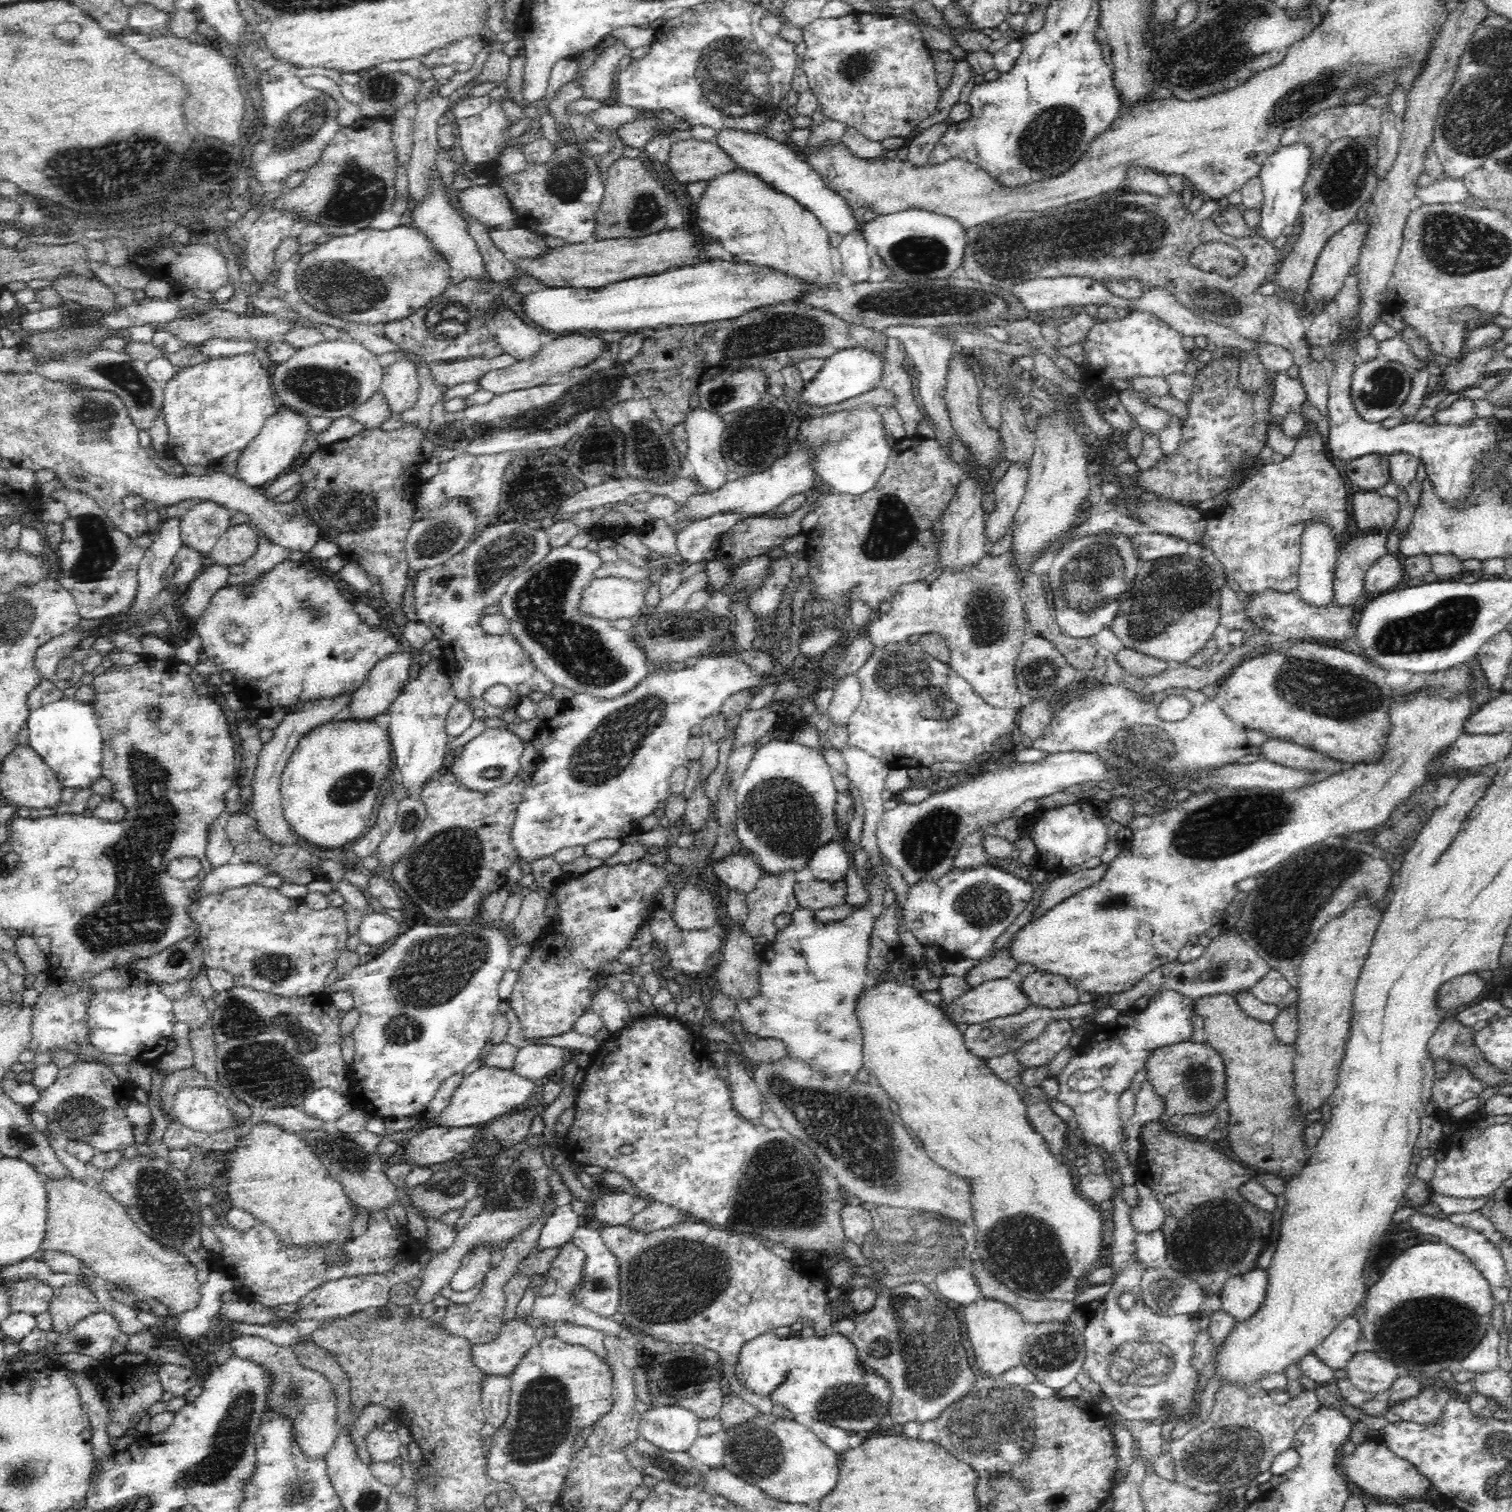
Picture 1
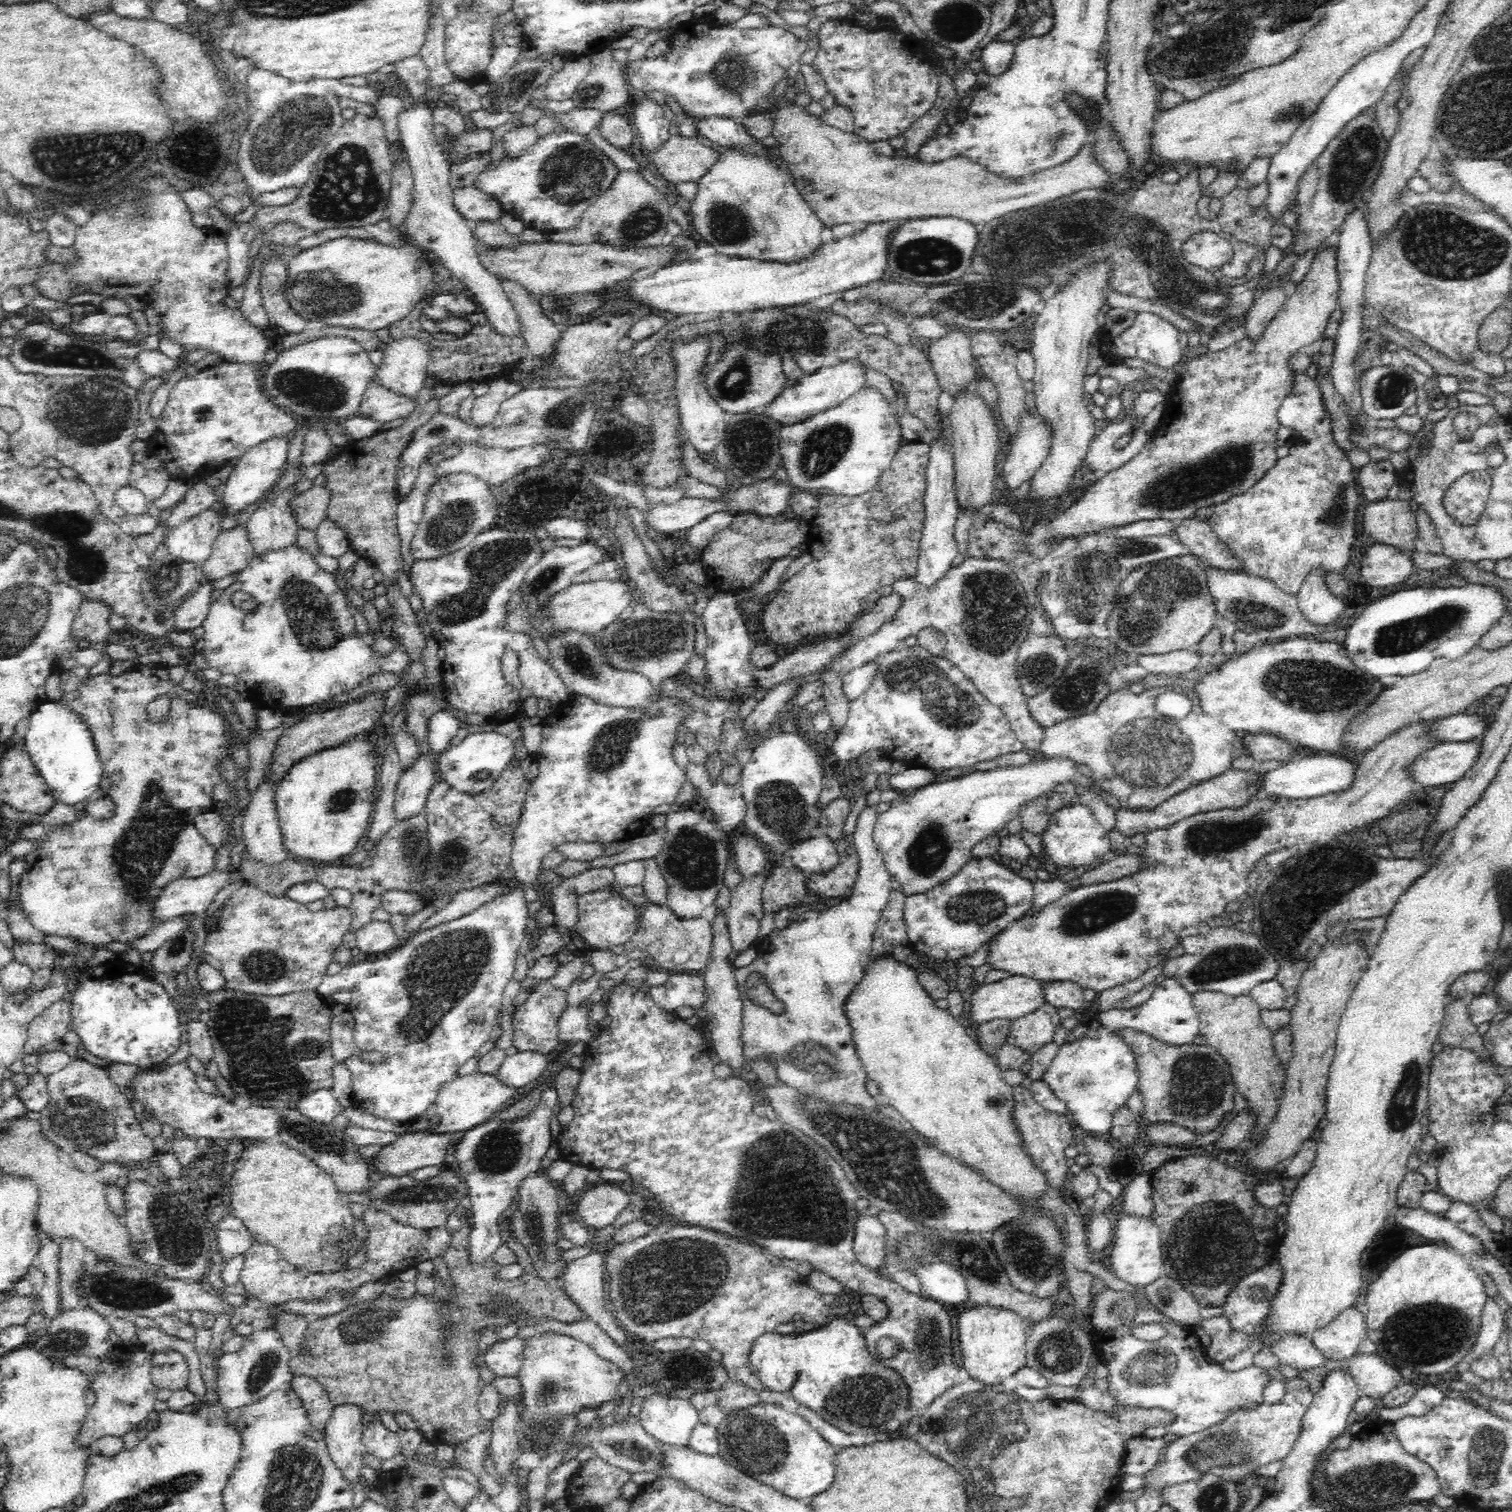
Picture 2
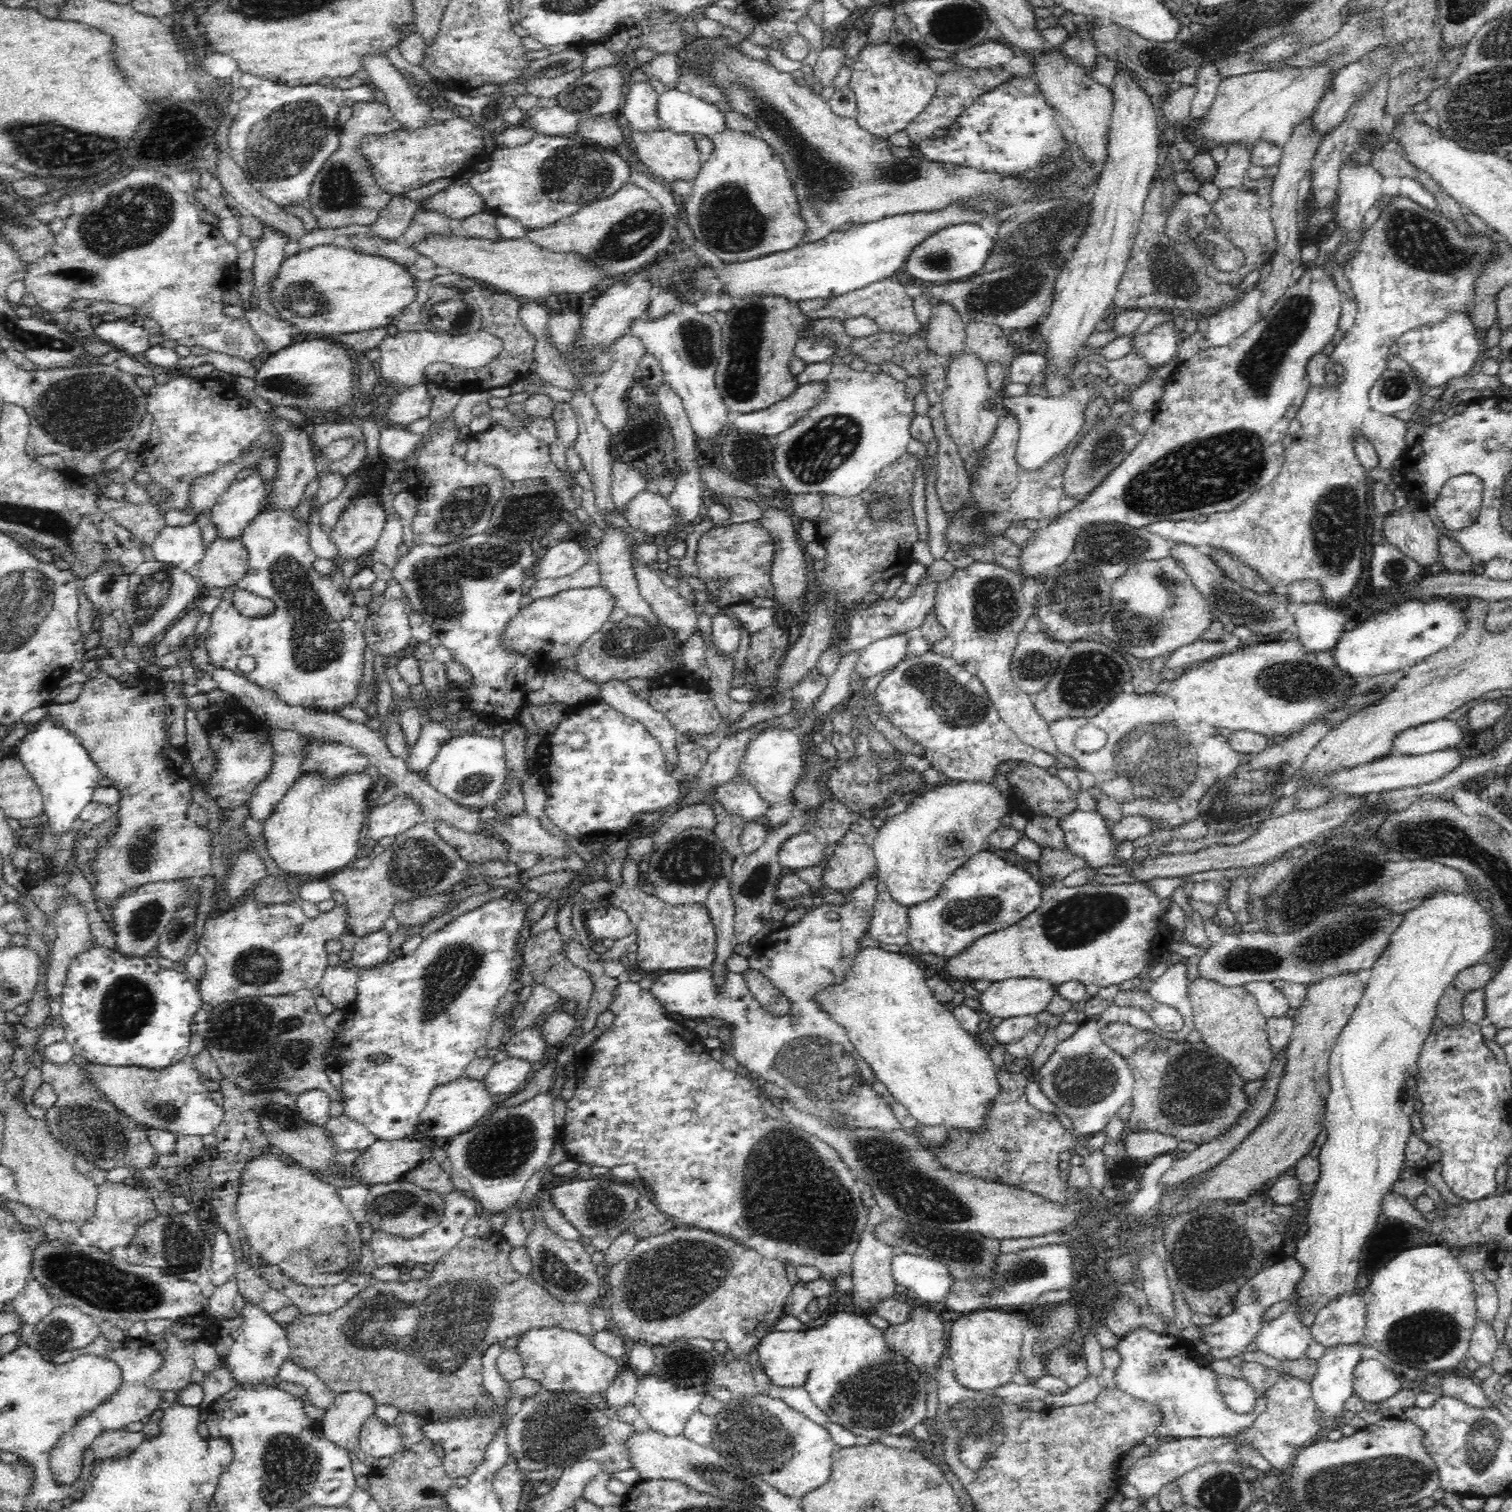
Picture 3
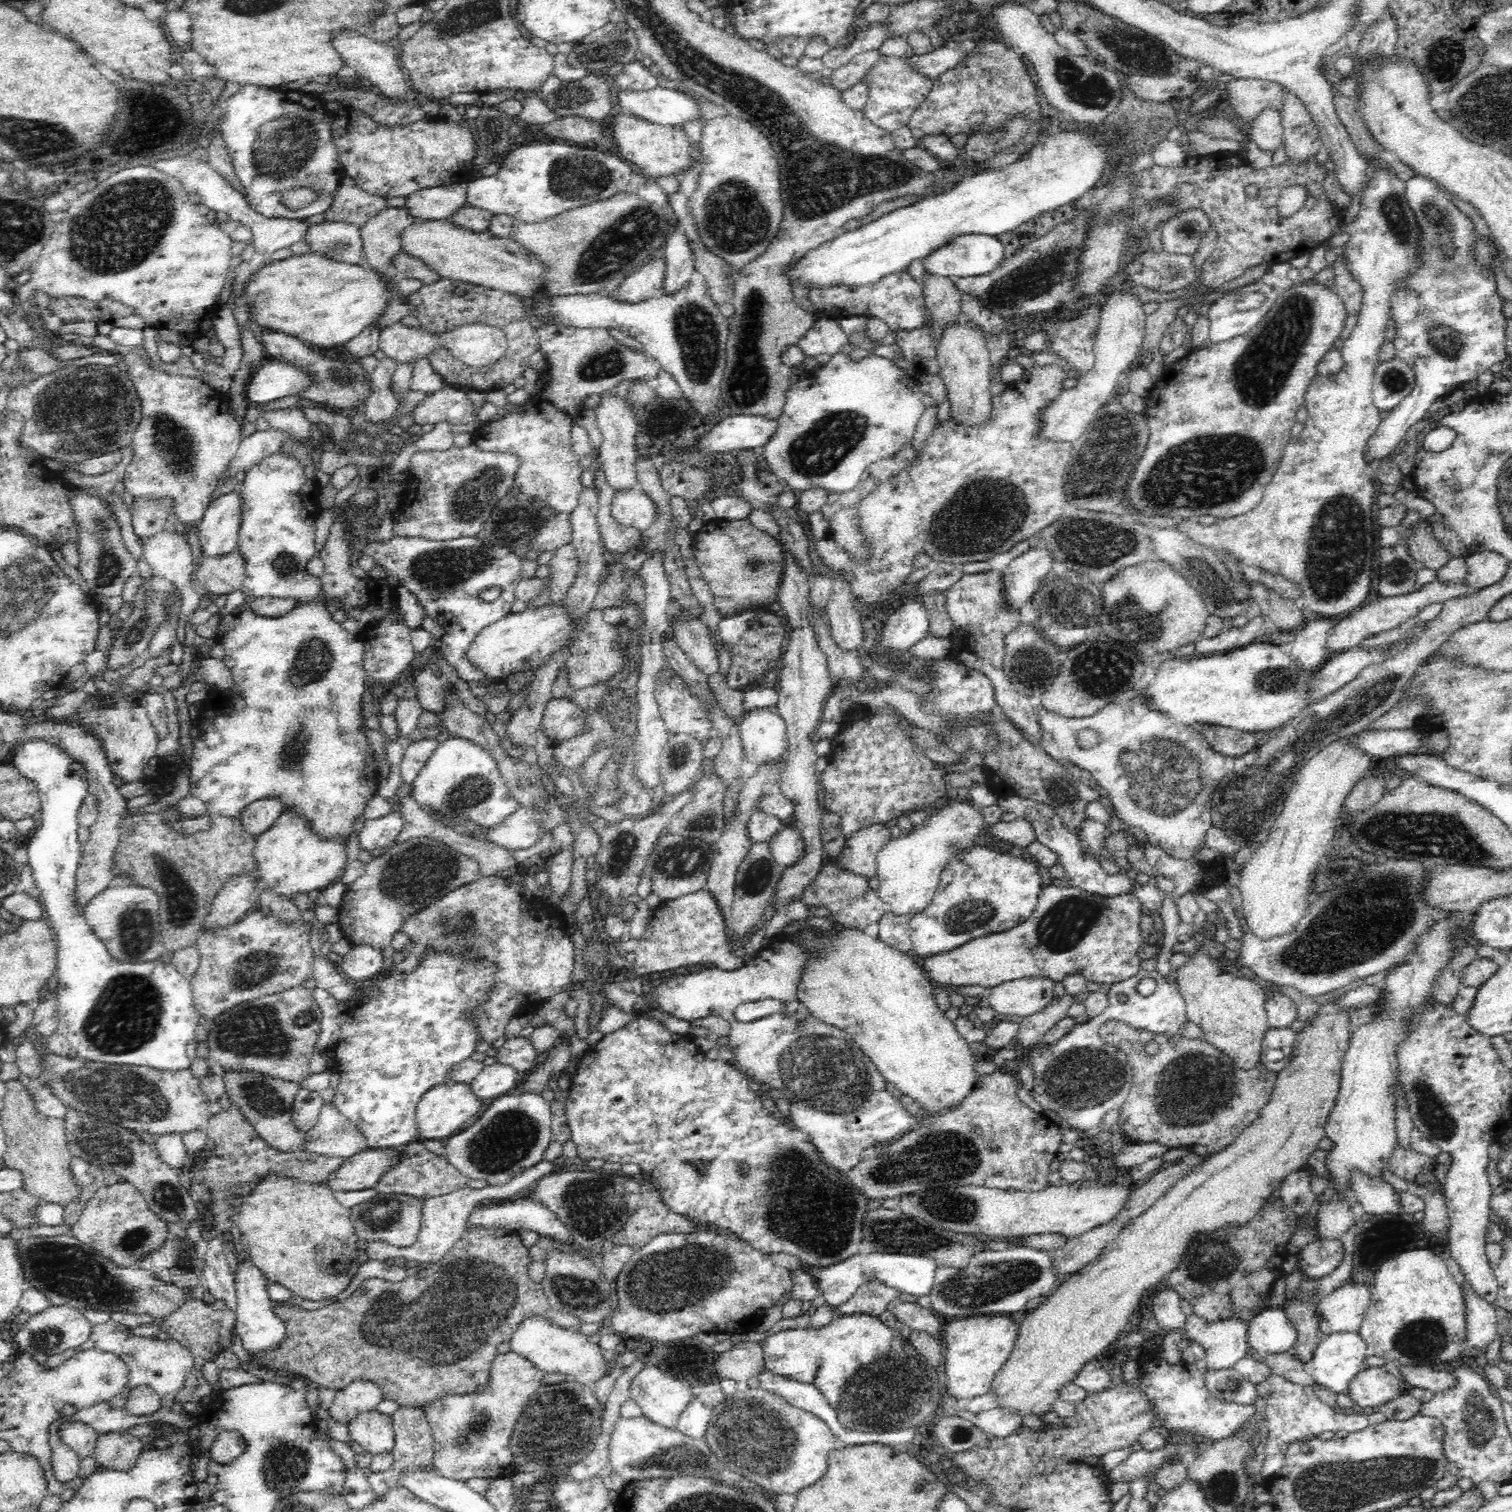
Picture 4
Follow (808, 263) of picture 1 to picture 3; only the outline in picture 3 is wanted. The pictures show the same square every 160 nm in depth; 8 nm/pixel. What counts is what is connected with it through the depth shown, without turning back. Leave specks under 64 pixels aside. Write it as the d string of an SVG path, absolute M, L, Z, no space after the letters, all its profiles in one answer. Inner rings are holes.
M726 127L726 130L722 132L716 132L716 134L708 134L703 136L708 138L714 146L714 150L702 160L702 166L699 168L698 174L694 178L694 186L692 192L688 198L685 199L681 206L683 215L686 217L690 228L693 230L693 235L707 246L712 252L714 252L719 258L724 261L724 264L740 264L740 262L750 262L750 260L756 260L758 257L765 257L769 254L790 250L799 244L799 240L803 237L805 231L805 224L803 220L799 218L798 202L794 202L794 190L790 190L790 179L787 177L787 170L781 156L772 148L772 145L768 144L760 136L753 136L750 132L738 132L738 130L730 130Z

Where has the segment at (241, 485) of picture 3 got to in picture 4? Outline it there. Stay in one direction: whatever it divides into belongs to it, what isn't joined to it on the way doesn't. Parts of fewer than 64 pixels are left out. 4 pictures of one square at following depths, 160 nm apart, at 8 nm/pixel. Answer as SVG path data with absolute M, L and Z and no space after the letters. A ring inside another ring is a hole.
M236 490L220 495L208 506L196 525L203 559L223 558L238 549L240 509L241 496Z

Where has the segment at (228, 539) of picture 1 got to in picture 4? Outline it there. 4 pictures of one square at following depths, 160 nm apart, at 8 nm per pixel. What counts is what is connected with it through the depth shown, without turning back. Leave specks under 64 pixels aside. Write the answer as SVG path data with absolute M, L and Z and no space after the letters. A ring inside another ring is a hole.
M236 550L223 558L204 559L195 575L206 592L228 595L240 590L246 578L245 562Z

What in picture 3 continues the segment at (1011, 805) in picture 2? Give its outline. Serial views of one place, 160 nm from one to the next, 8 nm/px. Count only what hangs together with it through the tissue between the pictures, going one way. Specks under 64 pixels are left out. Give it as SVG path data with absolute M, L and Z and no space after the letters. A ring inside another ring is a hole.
M947 781L918 794L904 812L884 821L878 830L873 853L878 867L876 875L886 884L891 900L910 909L938 896L946 879L959 865L987 847L986 840L990 833L1000 826L1001 818L1009 813L1008 805L1012 803L1009 800L1010 791L1008 789L1006 792L1000 792L992 783L959 781L957 784L951 784Z

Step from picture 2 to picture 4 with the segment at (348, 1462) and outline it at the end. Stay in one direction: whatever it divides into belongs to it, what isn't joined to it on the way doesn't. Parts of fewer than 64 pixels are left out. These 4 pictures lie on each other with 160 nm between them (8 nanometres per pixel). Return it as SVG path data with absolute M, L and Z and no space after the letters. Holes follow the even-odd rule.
M356 1379L335 1390L334 1404L329 1408L333 1420L348 1424L357 1414L374 1410L383 1399L383 1392L378 1384Z

